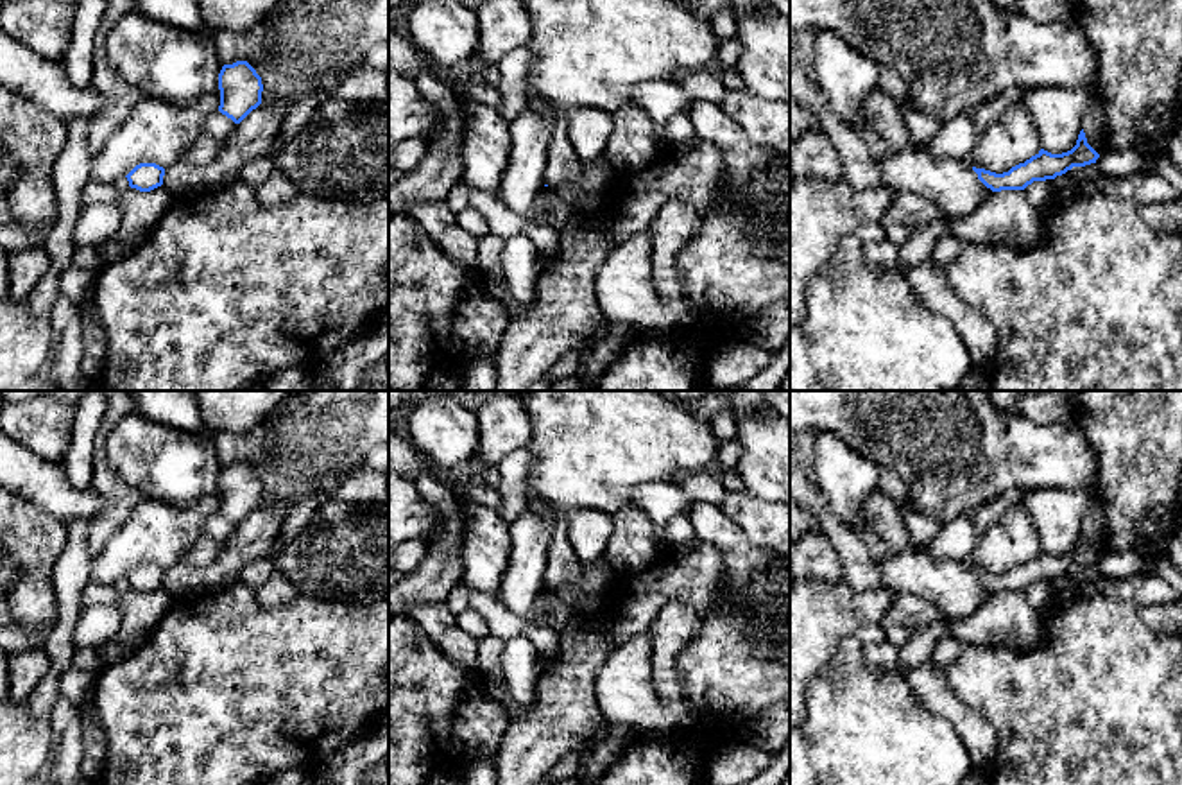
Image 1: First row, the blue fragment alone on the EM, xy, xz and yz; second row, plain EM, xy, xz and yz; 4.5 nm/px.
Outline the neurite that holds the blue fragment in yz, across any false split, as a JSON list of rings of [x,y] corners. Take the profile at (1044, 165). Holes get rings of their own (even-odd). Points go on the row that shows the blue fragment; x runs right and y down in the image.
[[[1082,129],[1076,145],[1067,152],[1051,154],[1041,149],[1030,160],[1012,167],[1008,172],[1003,174],[976,167],[972,167],[972,170],[978,174],[978,179],[992,192],[1024,190],[1033,181],[1055,179],[1073,167],[1096,163],[1098,158],[1100,154],[1087,143],[1085,133]]]

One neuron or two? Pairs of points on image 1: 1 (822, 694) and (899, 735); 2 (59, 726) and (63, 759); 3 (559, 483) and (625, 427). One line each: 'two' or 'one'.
1: one
2: one
3: one

